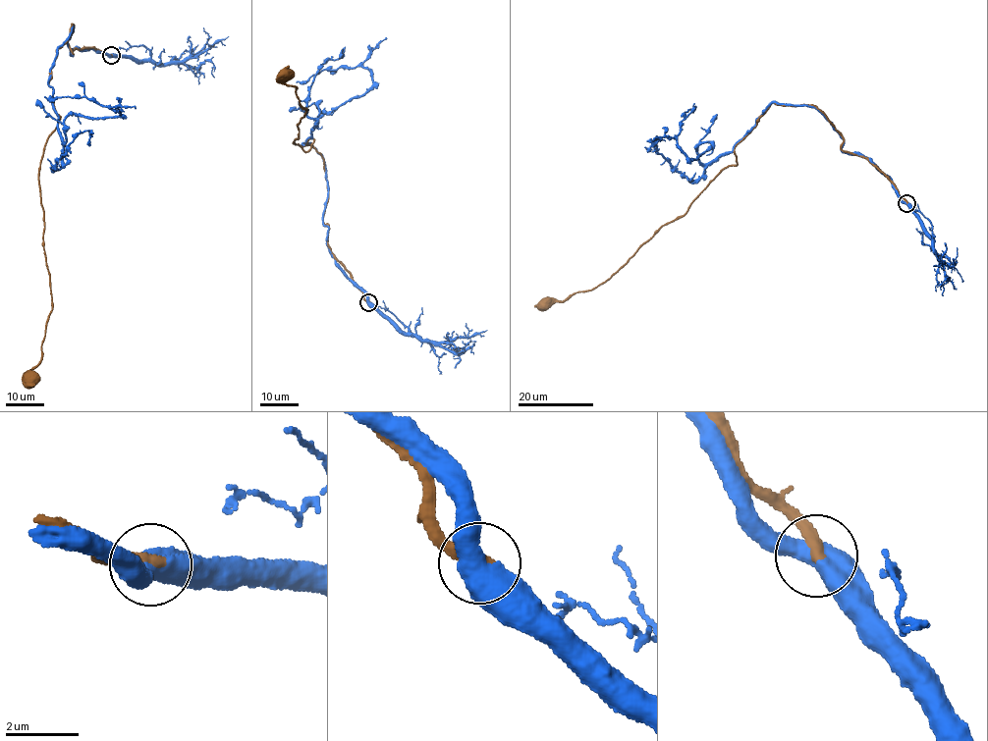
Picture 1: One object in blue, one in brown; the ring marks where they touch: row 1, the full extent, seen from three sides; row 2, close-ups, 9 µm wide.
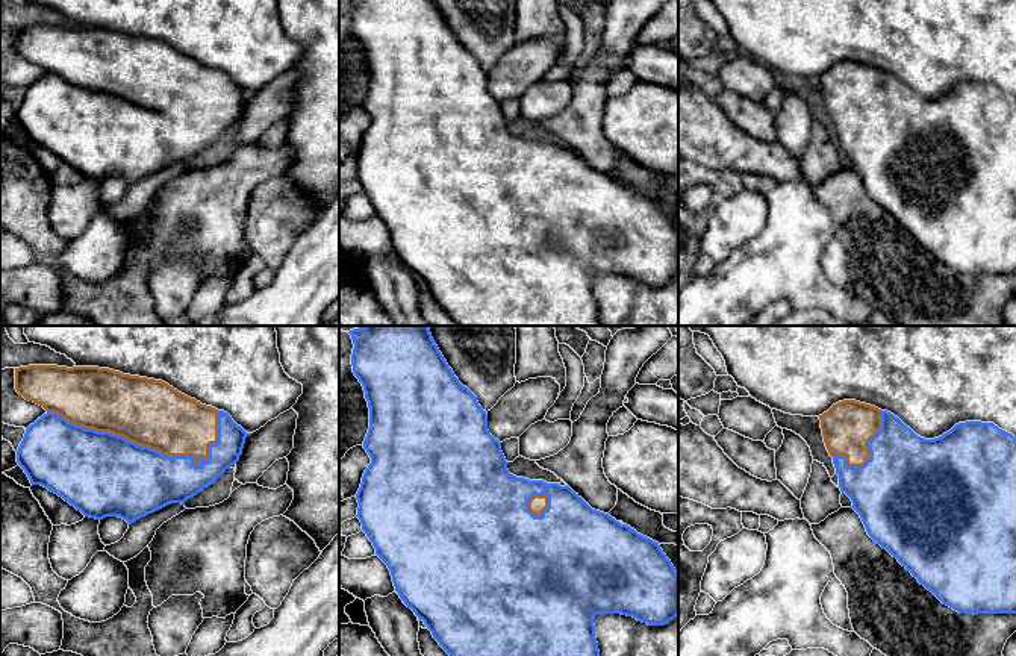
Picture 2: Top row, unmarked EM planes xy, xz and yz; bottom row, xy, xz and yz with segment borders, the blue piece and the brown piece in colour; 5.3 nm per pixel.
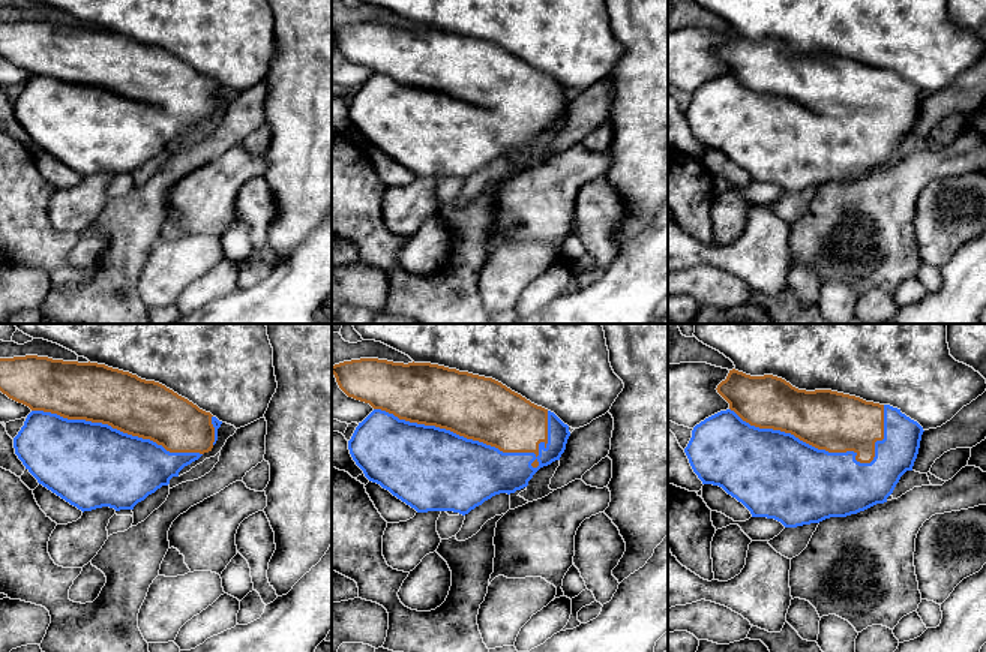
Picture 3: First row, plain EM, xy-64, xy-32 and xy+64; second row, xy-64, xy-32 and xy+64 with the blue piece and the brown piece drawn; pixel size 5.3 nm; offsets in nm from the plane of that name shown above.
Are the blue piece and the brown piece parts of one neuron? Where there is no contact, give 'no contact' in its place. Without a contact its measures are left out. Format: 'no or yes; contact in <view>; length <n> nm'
yes; contact in xy; length 900 nm

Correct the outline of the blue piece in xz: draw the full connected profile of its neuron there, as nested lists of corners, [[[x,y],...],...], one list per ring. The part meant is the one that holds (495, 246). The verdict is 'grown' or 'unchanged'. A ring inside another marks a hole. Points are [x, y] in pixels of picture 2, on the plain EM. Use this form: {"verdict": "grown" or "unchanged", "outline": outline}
{"verdict": "grown", "outline": [[[353,0],[353,5],[353,33],[363,47],[369,68],[369,89],[363,109],[371,118],[356,155],[359,164],[356,177],[372,203],[376,215],[388,226],[400,259],[424,282],[457,326],[601,326],[594,285],[598,274],[621,274],[648,286],[665,286],[678,276],[678,233],[659,203],[621,185],[609,174],[592,170],[568,145],[510,135],[501,103],[488,91],[486,71],[454,36],[433,0]]]}

